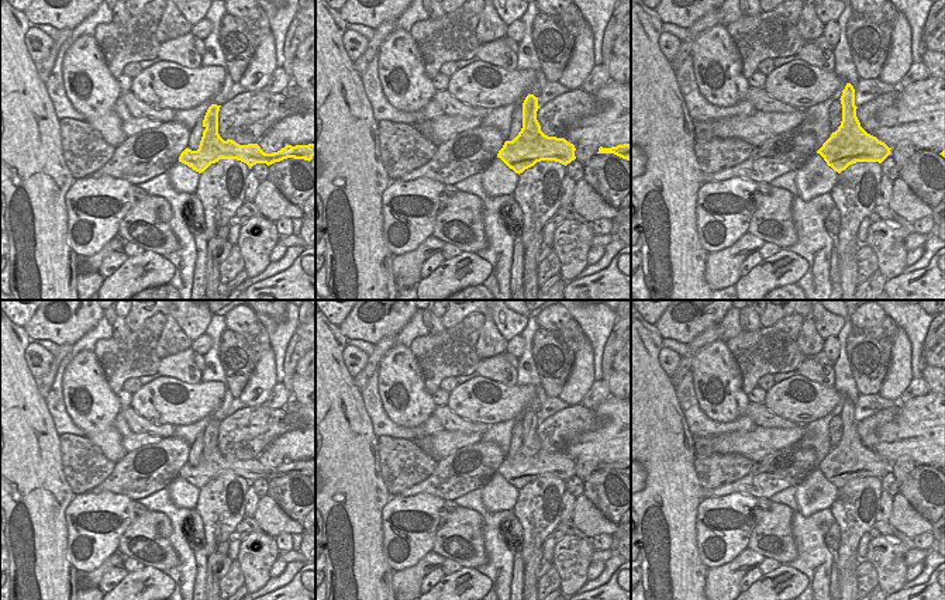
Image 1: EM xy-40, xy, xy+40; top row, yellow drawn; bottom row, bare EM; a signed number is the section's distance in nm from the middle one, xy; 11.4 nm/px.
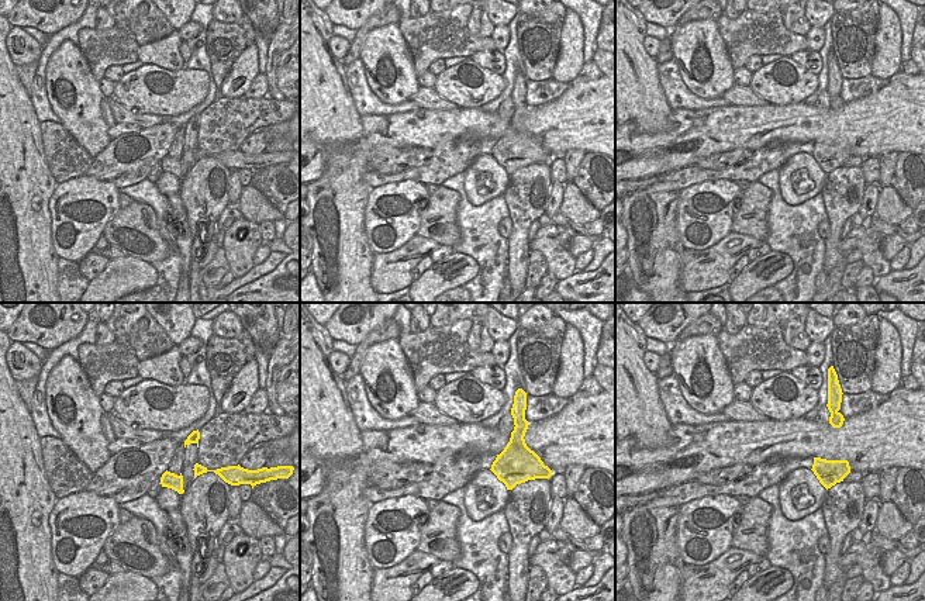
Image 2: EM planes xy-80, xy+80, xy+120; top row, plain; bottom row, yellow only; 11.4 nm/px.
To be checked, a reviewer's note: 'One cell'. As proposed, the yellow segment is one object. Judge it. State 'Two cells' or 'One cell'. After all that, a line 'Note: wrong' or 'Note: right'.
Two cells.
Note: wrong

